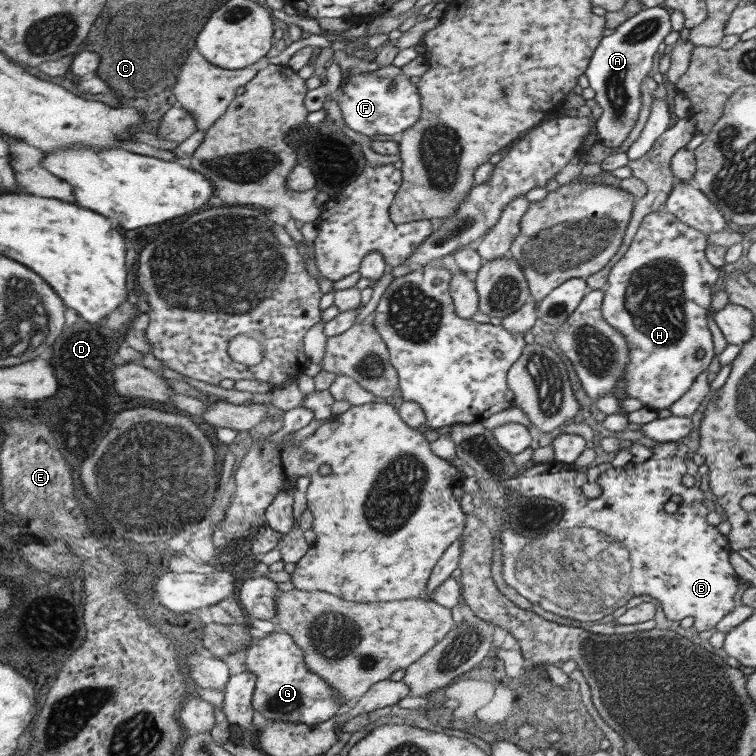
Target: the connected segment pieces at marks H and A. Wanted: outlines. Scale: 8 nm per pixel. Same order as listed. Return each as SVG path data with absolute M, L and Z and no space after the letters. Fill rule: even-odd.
M661 208L650 212L641 219L623 256L609 269L603 287L601 317L609 327L623 335L629 347L629 360L622 371L623 392L627 398L637 398L649 410L668 409L681 398L697 374L708 368L715 354L705 315L719 268L706 259L705 241L706 235L683 224L669 211Z
M660 5L641 9L635 16L618 24L612 34L601 37L589 59L584 75L588 80L588 87L594 90L594 102L602 110L596 119L596 136L598 142L607 147L617 148L637 120L644 78L651 70L659 44L671 32L669 14Z

